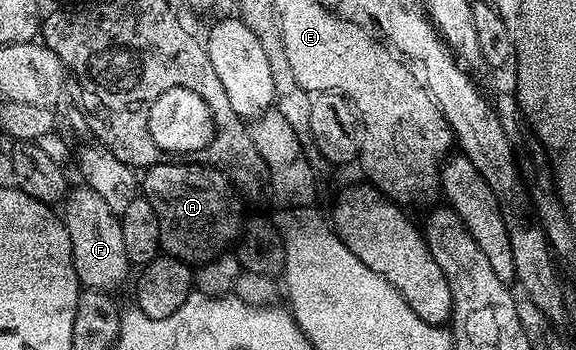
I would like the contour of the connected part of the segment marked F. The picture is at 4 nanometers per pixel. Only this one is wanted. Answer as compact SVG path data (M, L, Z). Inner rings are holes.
M88 186L72 189L64 201L61 219L71 240L72 262L79 283L86 289L113 290L131 271L125 252L120 219L110 210L103 197Z

